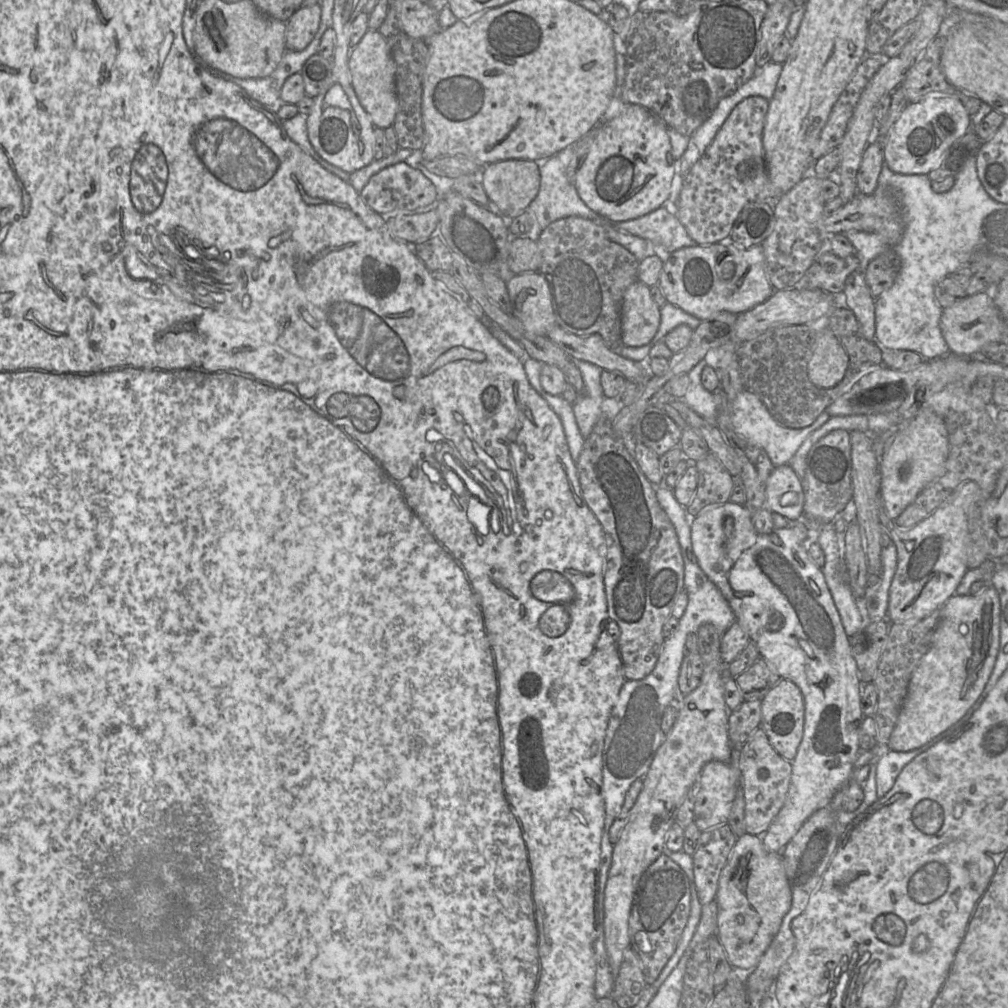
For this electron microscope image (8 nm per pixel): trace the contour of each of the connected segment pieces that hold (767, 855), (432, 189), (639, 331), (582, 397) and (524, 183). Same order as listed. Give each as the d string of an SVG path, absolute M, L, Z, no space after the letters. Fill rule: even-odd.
M745 833L738 837L720 873L715 902L718 907L716 936L732 967L741 974L750 972L760 962L791 907L791 889L782 854L766 849L759 835Z
M399 162L374 174L360 195L375 212L382 216L391 216L434 207L439 199L439 188L420 169L406 162Z
M641 281L632 283L622 303L622 343L640 347L654 338L660 325L660 307L651 297L649 287Z
M574 361L581 373L585 390L579 394L572 407L578 428L586 438L602 417L602 402L605 398L600 382L602 369L586 361Z
M505 160L483 167L481 183L490 200L489 208L494 208L504 218L512 219L523 213L535 199L540 188L540 170L536 161Z

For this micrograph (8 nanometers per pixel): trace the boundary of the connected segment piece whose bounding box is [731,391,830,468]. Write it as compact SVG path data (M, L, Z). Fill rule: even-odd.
M743 391L731 403L731 424L733 431L751 444L763 449L774 468L788 465L806 438L829 419L830 416L823 412L810 426L802 429L789 429L779 425L761 400L753 393Z

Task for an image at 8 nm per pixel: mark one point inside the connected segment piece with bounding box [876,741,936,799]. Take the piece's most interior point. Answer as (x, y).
(889, 764)

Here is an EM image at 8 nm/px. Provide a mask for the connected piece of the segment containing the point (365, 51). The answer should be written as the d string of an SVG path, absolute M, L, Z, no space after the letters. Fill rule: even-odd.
M369 29L361 41L351 49L349 69L356 95L370 115L374 126L383 129L392 127L398 109L396 64L388 43L379 30Z

